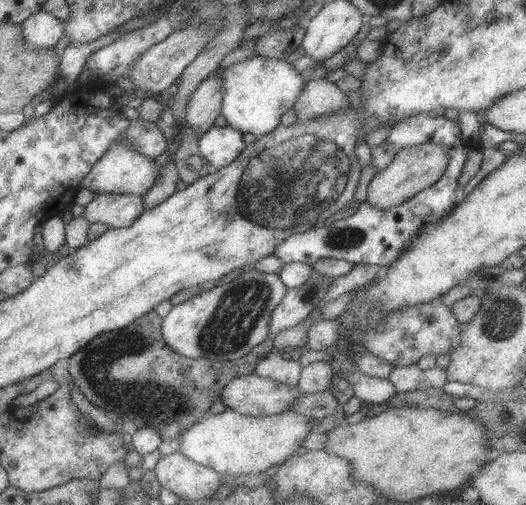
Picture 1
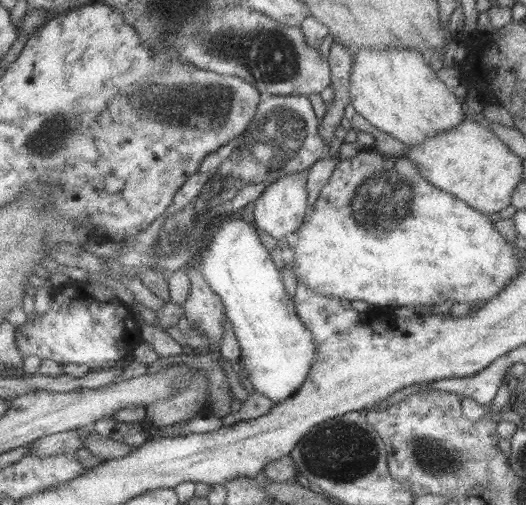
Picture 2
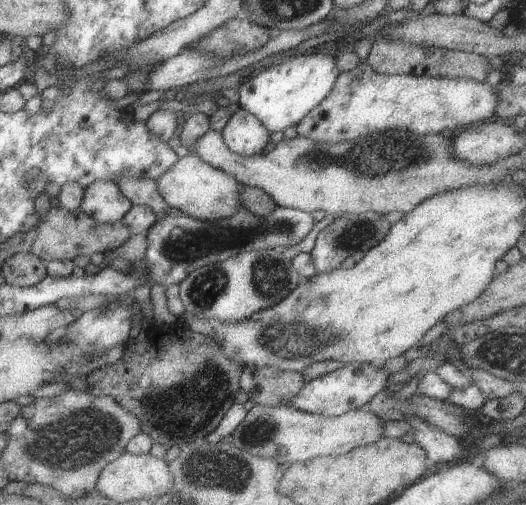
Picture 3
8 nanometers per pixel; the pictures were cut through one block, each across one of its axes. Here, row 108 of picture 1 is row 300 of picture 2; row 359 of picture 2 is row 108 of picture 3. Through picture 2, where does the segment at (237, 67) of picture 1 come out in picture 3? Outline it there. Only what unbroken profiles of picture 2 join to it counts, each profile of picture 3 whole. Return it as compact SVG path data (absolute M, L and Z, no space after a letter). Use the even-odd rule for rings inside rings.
M316 51L307 55L291 56L242 82L237 89L237 105L259 119L269 133L284 131L289 126L295 126L327 96L338 73L334 54Z

